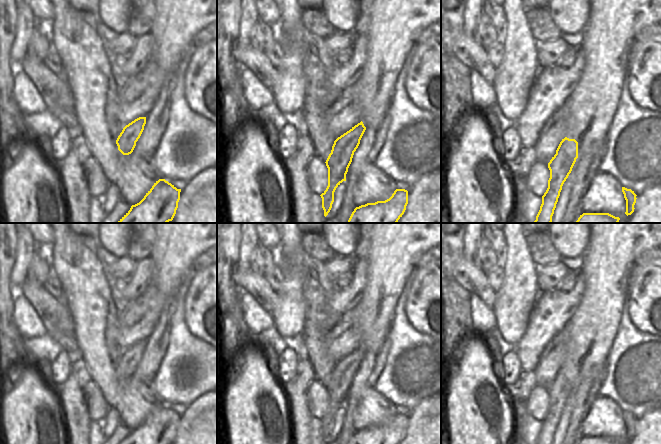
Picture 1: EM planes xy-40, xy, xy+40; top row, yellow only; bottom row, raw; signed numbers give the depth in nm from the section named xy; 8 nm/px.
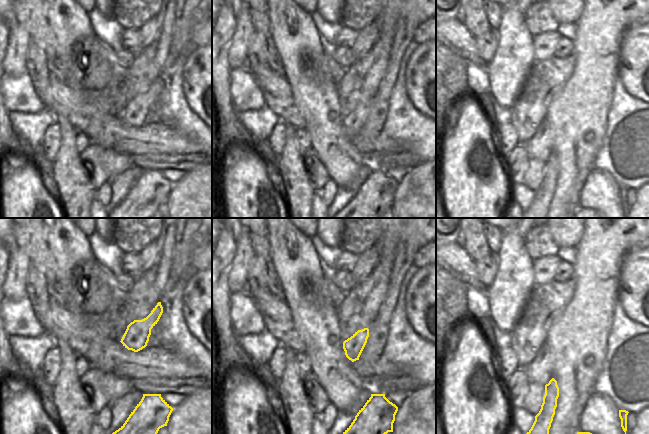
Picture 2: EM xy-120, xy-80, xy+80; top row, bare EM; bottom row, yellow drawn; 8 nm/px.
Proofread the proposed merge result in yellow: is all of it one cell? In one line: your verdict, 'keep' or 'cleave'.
cleave

